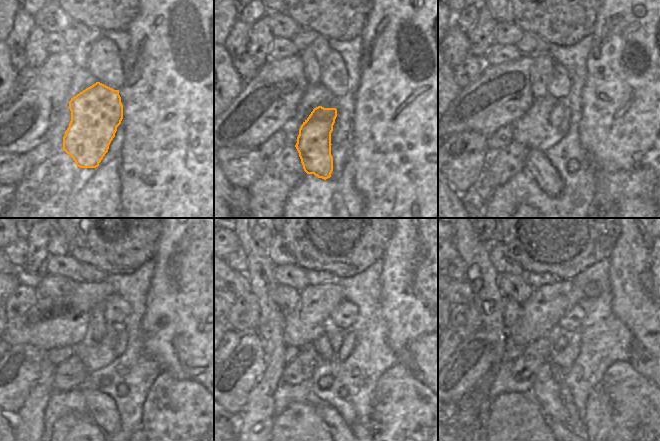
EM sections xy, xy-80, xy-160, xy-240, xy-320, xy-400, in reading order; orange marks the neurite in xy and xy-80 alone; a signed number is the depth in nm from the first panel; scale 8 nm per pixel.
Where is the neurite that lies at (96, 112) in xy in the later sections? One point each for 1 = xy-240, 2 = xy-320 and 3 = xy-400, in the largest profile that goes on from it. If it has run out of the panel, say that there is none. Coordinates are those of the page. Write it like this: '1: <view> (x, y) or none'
1: xy-240 (102, 409)
2: xy-320 (334, 421)
3: xy-400 (550, 421)

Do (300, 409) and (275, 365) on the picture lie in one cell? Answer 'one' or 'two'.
two

